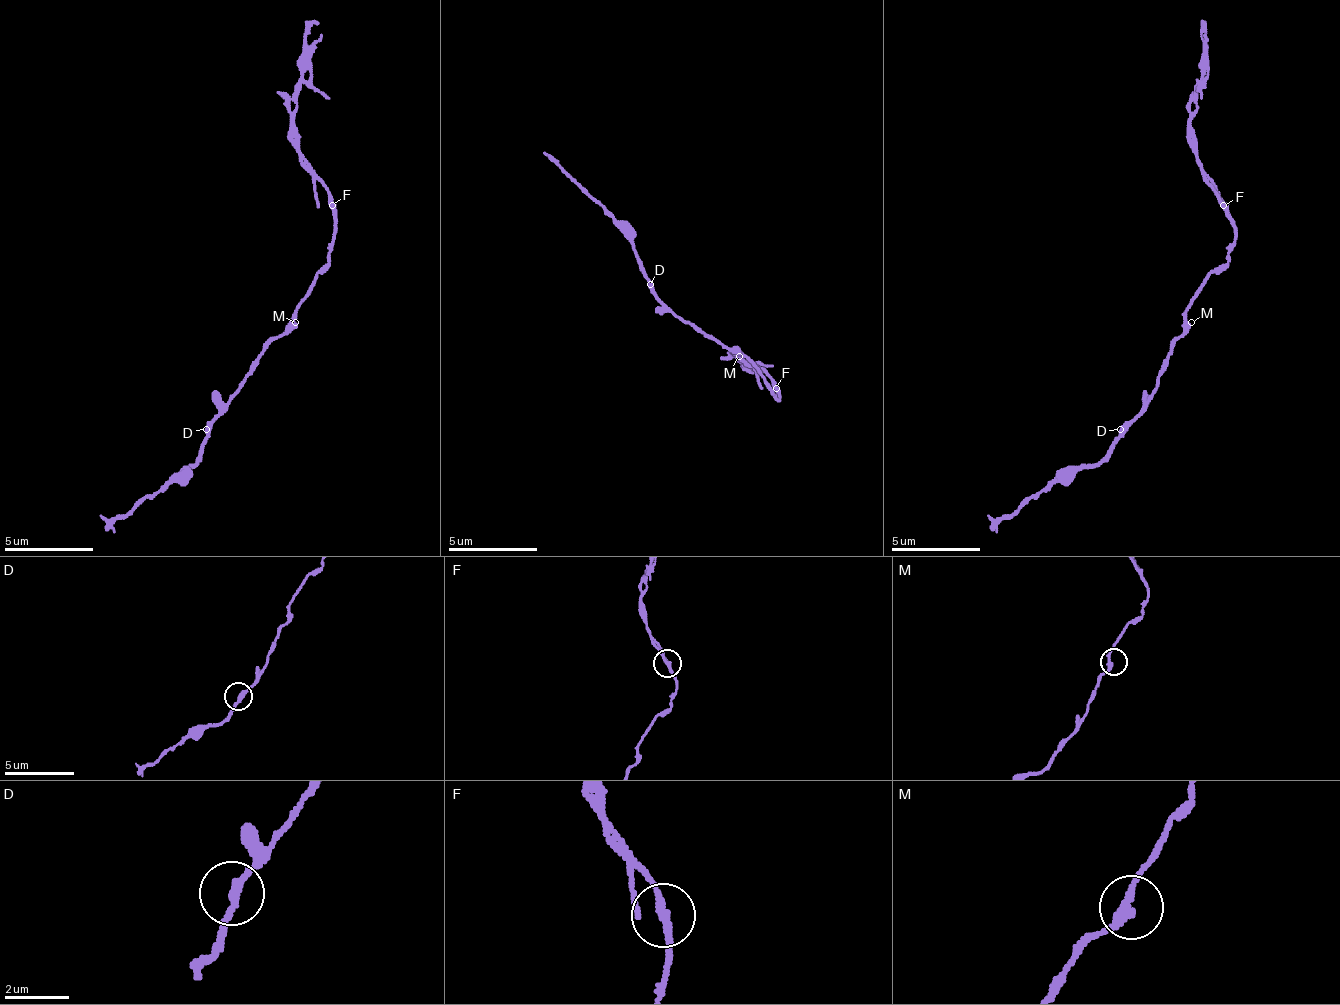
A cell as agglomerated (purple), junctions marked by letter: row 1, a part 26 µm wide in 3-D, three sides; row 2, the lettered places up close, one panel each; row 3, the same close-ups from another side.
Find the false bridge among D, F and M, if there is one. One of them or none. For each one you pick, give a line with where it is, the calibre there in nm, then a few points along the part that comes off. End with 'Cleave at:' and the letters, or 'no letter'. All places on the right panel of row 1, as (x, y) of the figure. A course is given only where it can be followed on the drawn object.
F: Place: (1223, 205). Thickness 240 nm. Course of the part to remove: (1222, 206), (1200, 171), (1191, 131), (1204, 19)
Cleave at: F

